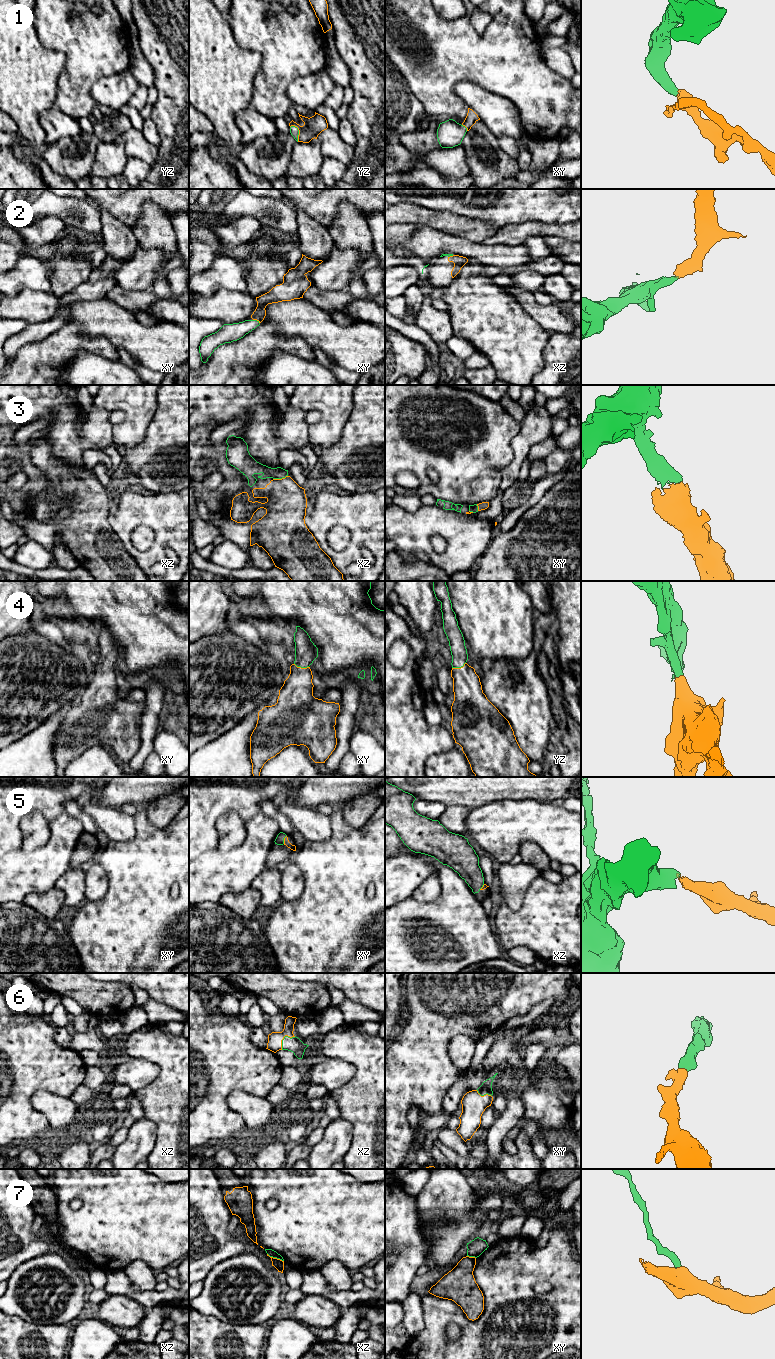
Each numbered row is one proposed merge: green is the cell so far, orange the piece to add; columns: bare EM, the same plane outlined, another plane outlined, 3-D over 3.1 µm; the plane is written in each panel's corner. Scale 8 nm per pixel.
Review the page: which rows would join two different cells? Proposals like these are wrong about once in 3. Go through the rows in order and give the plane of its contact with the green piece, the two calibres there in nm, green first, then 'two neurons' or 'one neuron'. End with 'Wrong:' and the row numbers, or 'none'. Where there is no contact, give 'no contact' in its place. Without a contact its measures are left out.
1: yz | 70/160 nm | one neuron
2: xy | 150/110 nm | one neuron
3: xz | 120/320 nm | one neuron
4: xy | 180/280 nm | one neuron
5: xy | 70/50 nm | one neuron
6: xz | 120/120 nm | one neuron
7: xz | 60/80 nm | two neurons
Wrong: 7

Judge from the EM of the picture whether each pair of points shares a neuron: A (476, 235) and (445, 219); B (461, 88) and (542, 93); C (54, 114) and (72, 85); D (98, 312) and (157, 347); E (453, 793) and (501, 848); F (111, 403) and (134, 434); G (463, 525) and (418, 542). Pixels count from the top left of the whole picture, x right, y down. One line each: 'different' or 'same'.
A: same
B: different
C: different
D: same
E: different
F: same
G: same

